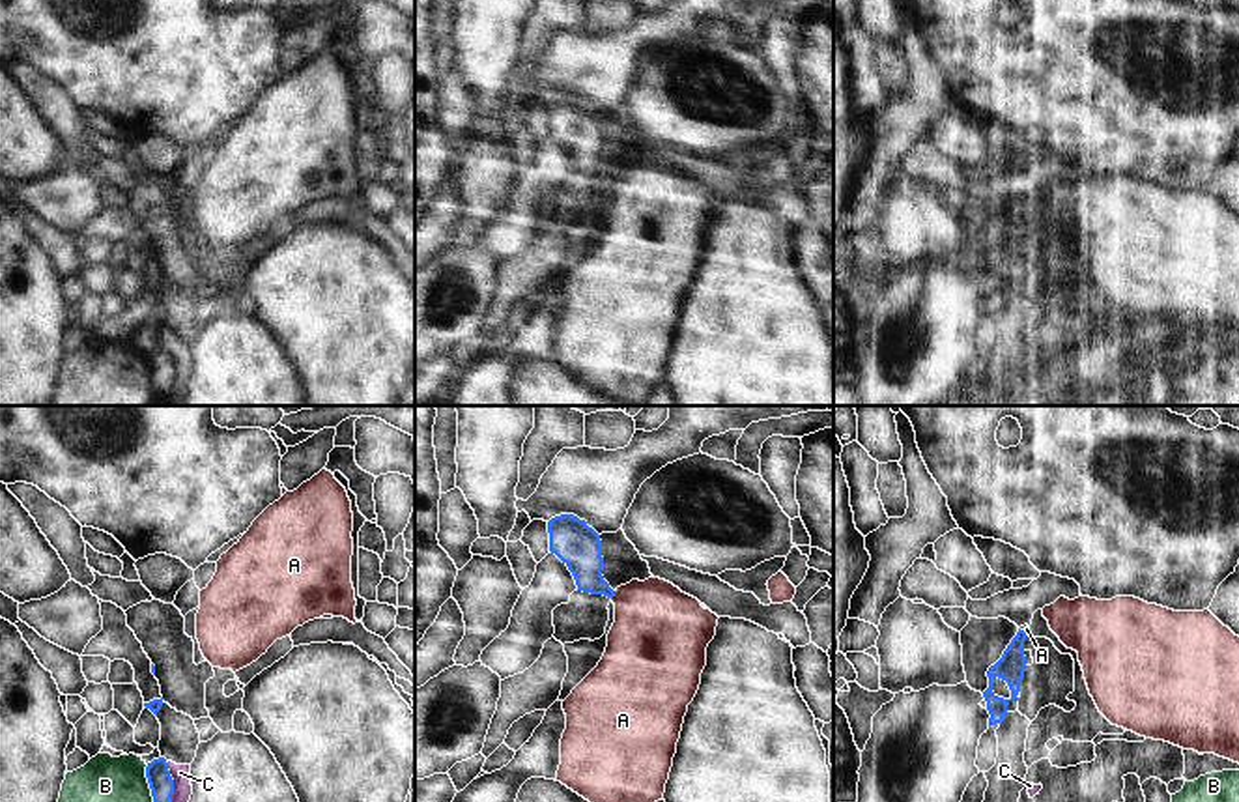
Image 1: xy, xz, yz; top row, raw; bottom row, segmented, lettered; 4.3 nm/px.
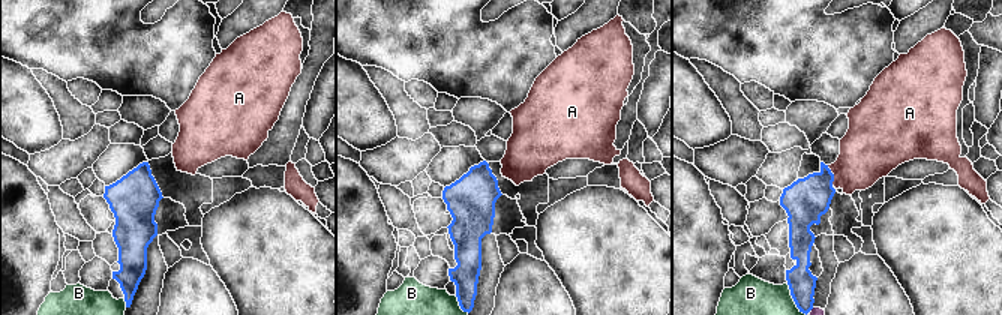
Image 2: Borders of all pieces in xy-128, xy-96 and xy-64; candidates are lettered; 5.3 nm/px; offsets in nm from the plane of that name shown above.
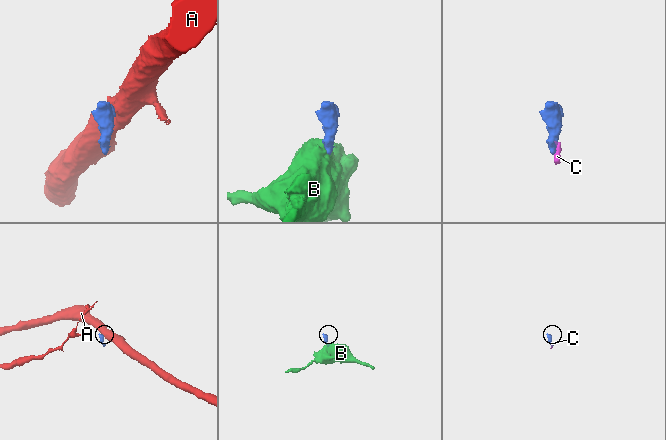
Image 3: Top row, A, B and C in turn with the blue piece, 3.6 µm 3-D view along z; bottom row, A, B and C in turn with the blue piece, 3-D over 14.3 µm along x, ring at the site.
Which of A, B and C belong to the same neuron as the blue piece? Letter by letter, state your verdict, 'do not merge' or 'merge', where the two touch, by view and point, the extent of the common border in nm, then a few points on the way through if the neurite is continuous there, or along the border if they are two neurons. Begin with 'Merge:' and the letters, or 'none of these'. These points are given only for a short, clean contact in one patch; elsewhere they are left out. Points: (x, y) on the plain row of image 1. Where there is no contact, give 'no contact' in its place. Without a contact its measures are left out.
Merge: none of these
A: do not merge; meets blue in xz at (613, 176); contact 40 nm long; border along xz (615, 172), (612, 180)
B: do not merge; meets blue in xy at (152, 372); contact 240 nm long; border along xy (146, 346), (152, 384), (165, 395)
C: do not merge; meets blue in xy at (172, 369); contact 220 nm long; border along xy (165, 343), (172, 361), (172, 384), (167, 393)

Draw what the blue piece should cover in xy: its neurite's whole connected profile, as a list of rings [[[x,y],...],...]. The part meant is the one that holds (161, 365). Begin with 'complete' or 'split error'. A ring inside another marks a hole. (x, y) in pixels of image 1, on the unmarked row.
complete | [[[159,338],[148,344],[146,359],[148,359],[157,393],[166,394],[174,376],[174,361],[170,357],[166,340]]]

